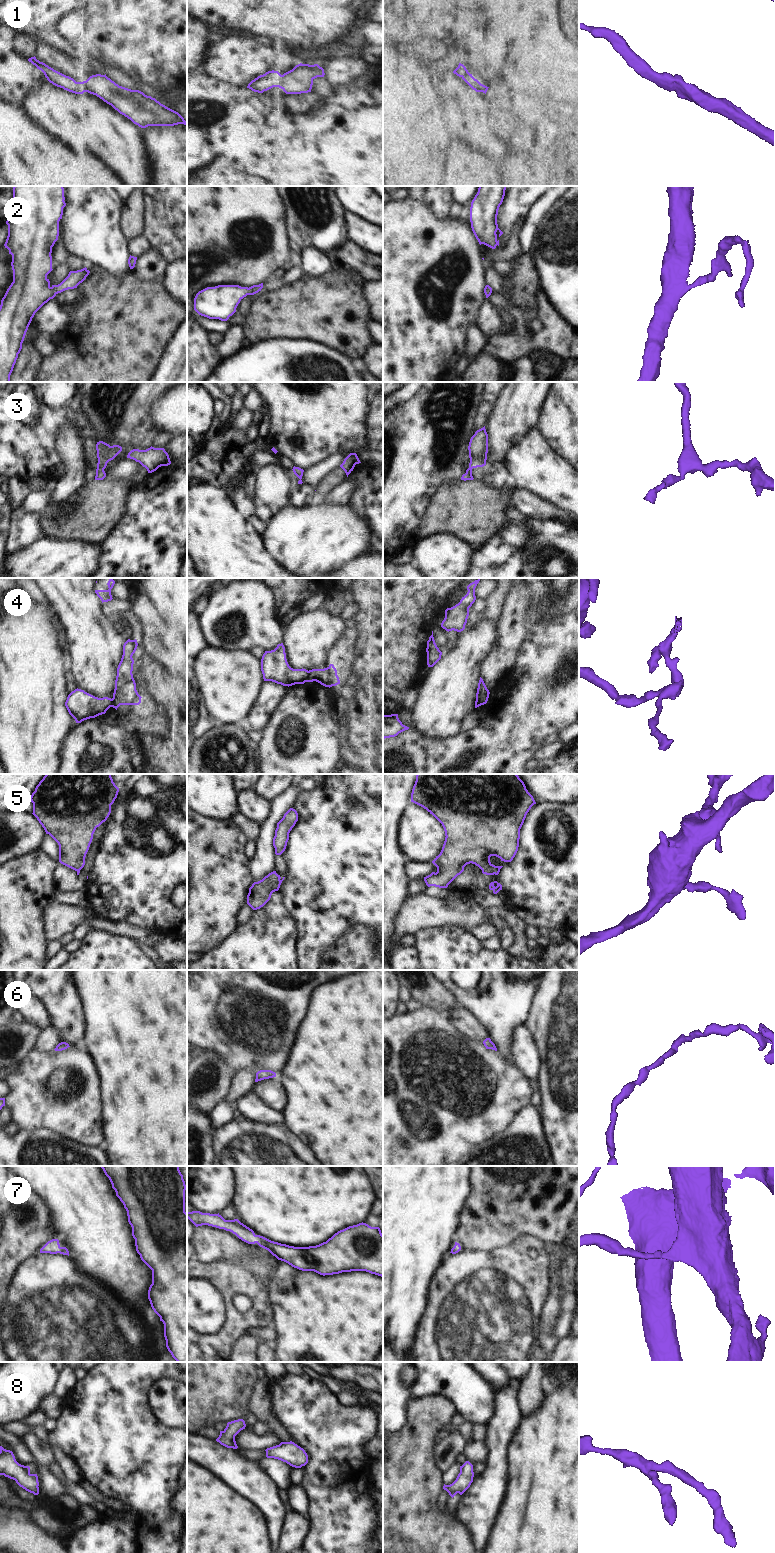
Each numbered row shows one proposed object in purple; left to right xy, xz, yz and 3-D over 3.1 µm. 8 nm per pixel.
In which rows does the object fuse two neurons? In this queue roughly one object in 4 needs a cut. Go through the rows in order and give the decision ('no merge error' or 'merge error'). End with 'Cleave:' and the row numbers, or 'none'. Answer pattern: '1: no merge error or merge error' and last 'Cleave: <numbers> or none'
1: no merge error
2: no merge error
3: no merge error
4: merge error
5: no merge error
6: no merge error
7: no merge error
8: no merge error
Cleave: 4

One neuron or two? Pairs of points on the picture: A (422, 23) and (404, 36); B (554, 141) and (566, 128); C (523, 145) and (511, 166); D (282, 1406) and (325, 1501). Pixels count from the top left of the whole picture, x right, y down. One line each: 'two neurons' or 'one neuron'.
A: two neurons
B: two neurons
C: two neurons
D: one neuron

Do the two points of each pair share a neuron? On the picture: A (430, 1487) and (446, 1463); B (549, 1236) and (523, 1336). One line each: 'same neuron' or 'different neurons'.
A: different neurons
B: different neurons

